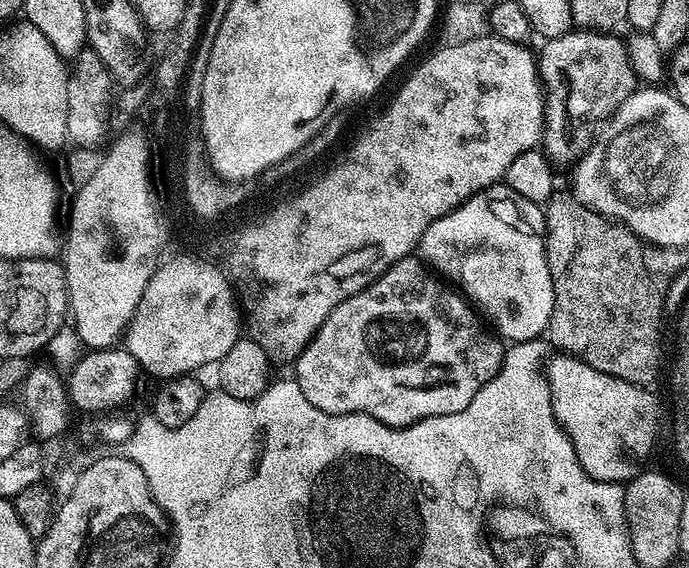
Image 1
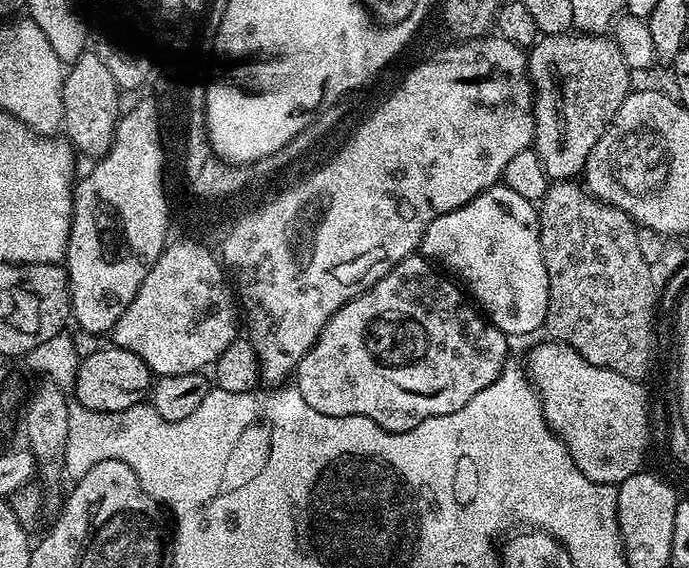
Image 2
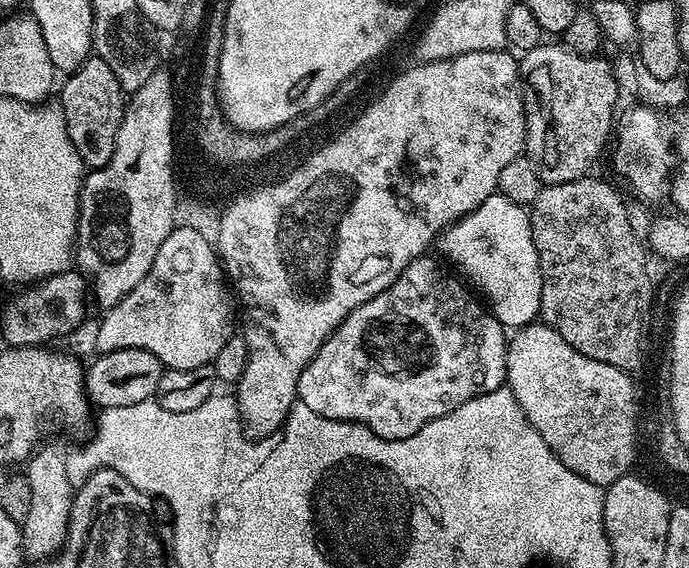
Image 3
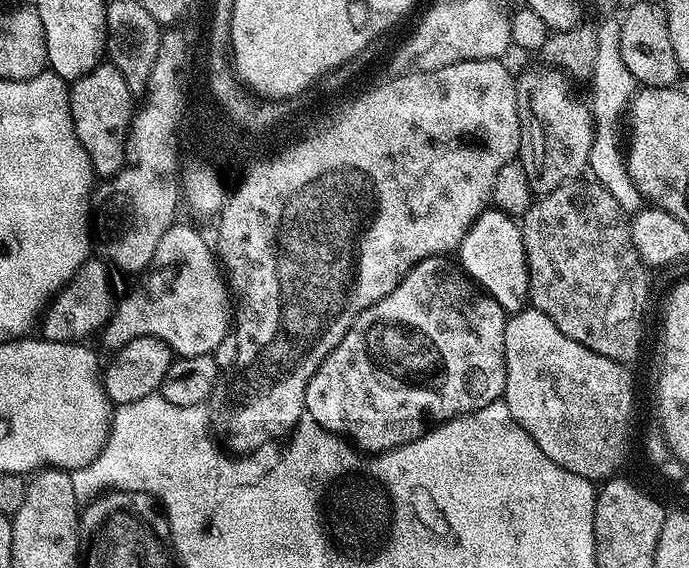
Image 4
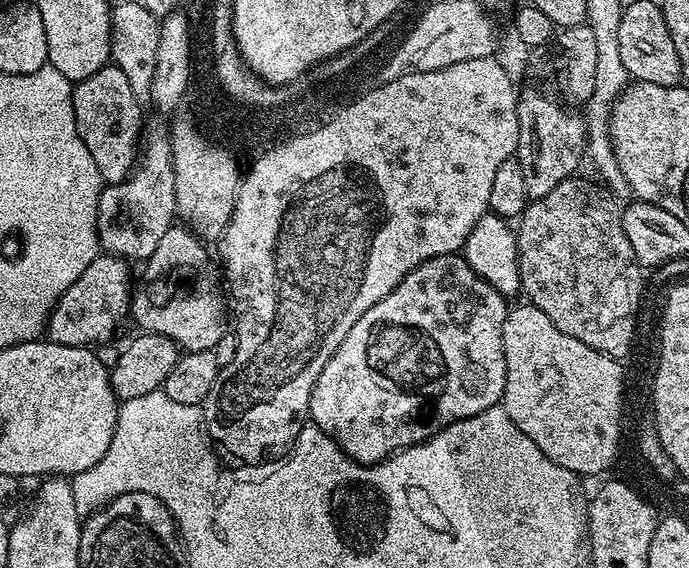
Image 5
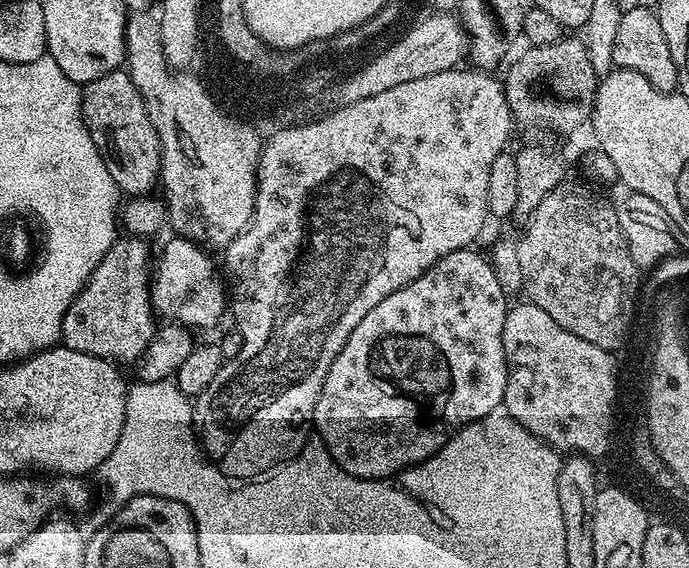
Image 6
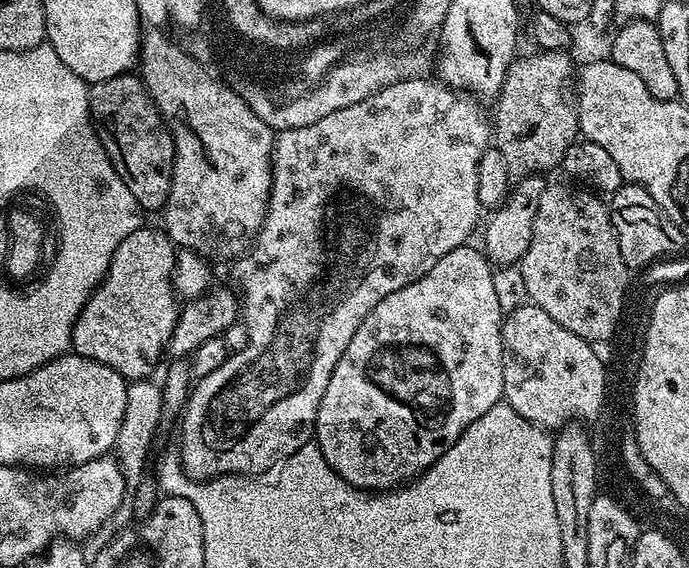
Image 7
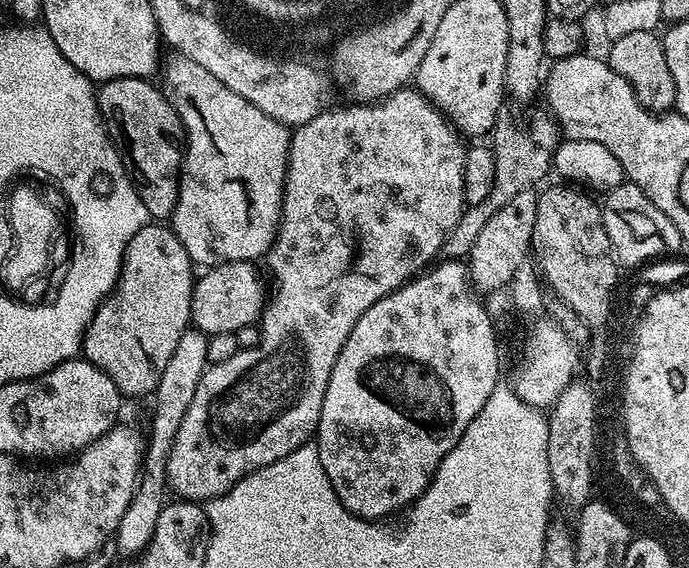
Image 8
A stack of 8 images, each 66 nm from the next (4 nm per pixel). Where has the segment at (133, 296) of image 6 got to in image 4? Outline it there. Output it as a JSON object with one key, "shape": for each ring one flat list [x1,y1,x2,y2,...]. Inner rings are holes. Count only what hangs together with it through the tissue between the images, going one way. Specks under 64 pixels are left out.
{"shape":[[89,258,70,278,70,282,52,297,43,313,43,339,54,342,80,342,91,332,99,333,113,313,114,298,108,293,108,272,105,261]]}

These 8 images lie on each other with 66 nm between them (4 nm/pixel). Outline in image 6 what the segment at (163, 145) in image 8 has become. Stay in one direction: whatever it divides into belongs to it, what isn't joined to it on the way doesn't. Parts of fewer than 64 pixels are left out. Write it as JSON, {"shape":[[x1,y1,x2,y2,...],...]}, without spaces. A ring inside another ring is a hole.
{"shape":[[127,71,107,72,102,74,102,78,94,78,94,82,83,85,78,96,78,106,82,110,86,130,90,130,90,138,94,138,94,146,98,146,106,162,106,170,110,170,110,178,114,178,121,193,132,198,151,193,151,188,155,184,157,187,160,180,160,139,154,130,154,122,150,122,146,102,138,86,134,86,134,82,128,77]]}

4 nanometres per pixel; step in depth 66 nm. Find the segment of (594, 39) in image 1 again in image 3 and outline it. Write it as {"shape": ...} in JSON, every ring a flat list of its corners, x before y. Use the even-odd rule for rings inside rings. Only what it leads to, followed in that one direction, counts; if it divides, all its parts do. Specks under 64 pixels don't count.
{"shape":[[545,42,539,44,534,50,523,53,522,56,522,91,524,94,524,113,526,114,526,138,524,139,524,152,528,160,534,162,534,166,538,170,538,178,541,185,561,184,562,182,570,182,578,180,582,176,589,175,592,163,600,156,600,151,604,148,604,143,609,143,610,137,614,132,614,116,612,120,612,111,617,111,616,105,616,80,613,72,613,61,611,59,603,60,600,54,581,54,574,49,565,46,563,43,551,44]]}

